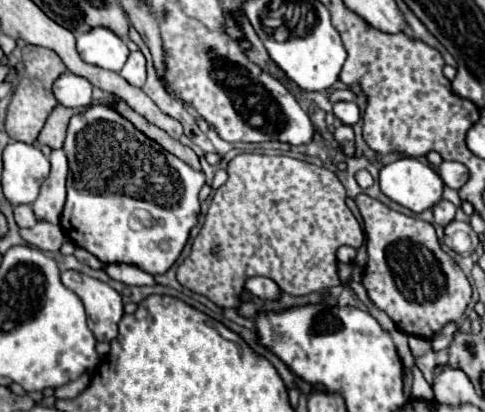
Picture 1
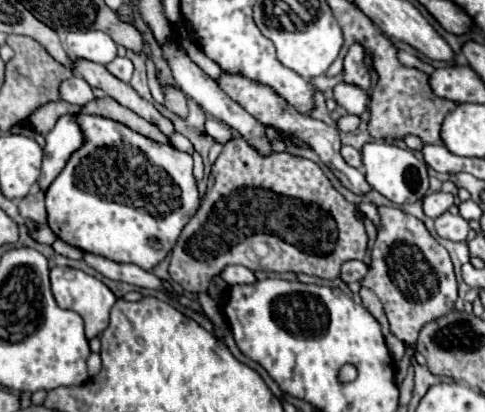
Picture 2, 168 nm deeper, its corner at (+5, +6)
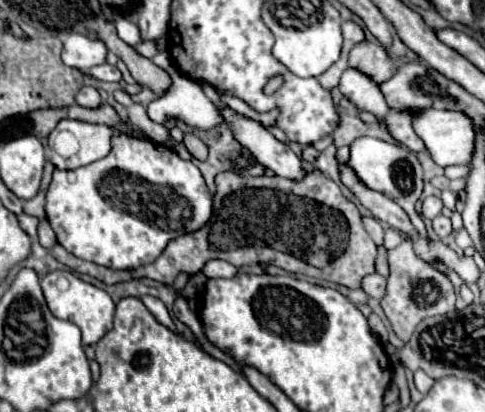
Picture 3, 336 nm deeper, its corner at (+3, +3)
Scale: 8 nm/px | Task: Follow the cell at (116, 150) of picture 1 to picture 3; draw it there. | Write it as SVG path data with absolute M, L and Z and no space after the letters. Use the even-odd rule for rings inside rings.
M116 134L112 138L112 150L108 156L88 164L88 166L82 166L82 168L76 168L76 170L54 170L52 174L52 182L50 182L50 188L46 192L46 218L52 226L52 230L56 232L56 238L58 242L68 250L72 252L74 256L82 258L82 260L90 260L90 262L96 262L100 266L106 266L106 268L114 268L114 270L132 270L132 268L138 268L138 266L146 266L146 264L152 264L152 260L156 260L156 256L160 256L160 252L166 248L166 244L182 234L190 234L190 232L196 232L200 230L210 218L212 218L212 194L208 192L206 188L206 182L200 174L200 170L194 166L194 162L186 162L182 160L176 152L152 142L152 140L144 140L144 138L136 138L136 136L130 136L130 134Z

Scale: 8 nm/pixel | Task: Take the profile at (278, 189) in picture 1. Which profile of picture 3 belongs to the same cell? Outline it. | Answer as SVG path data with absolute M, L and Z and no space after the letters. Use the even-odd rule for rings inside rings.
M222 172L216 176L216 184L218 190L214 194L212 220L204 228L168 242L160 258L148 266L134 270L112 270L80 260L66 252L60 244L56 244L50 252L70 270L94 276L104 284L152 278L170 286L174 284L178 272L196 274L212 258L224 258L234 266L264 266L270 262L288 272L330 280L346 288L360 288L362 278L374 272L376 244L364 230L360 210L342 194L338 184L334 184L322 172L306 172L304 180L300 182L284 180L280 176L244 178L234 172Z

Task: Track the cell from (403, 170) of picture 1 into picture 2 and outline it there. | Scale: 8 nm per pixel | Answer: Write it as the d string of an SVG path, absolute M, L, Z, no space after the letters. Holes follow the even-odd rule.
M384 141L366 143L362 149L362 163L366 169L366 181L392 203L414 203L424 199L424 195L428 193L428 167L424 159L420 159L410 149L402 149Z

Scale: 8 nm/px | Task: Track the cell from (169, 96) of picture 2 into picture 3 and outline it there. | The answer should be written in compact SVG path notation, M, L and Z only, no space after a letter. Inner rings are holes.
M186 134L186 136L184 136L184 146L186 146L188 152L192 154L192 158L196 158L196 160L206 160L208 148L206 148L206 144L204 144L202 140L198 140L196 136Z

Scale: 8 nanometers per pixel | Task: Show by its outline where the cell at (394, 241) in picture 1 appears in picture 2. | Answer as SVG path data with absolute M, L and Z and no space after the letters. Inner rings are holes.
M376 207L382 227L372 247L372 261L366 277L360 281L372 289L384 305L390 331L406 345L414 347L424 325L438 321L454 309L458 299L458 283L448 251L428 233L426 225L398 207Z

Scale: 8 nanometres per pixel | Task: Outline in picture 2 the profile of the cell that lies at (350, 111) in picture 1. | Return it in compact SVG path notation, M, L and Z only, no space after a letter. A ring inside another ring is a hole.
M338 83L334 87L334 99L350 115L360 115L368 105L366 91L358 89L354 85L346 85L346 83Z

